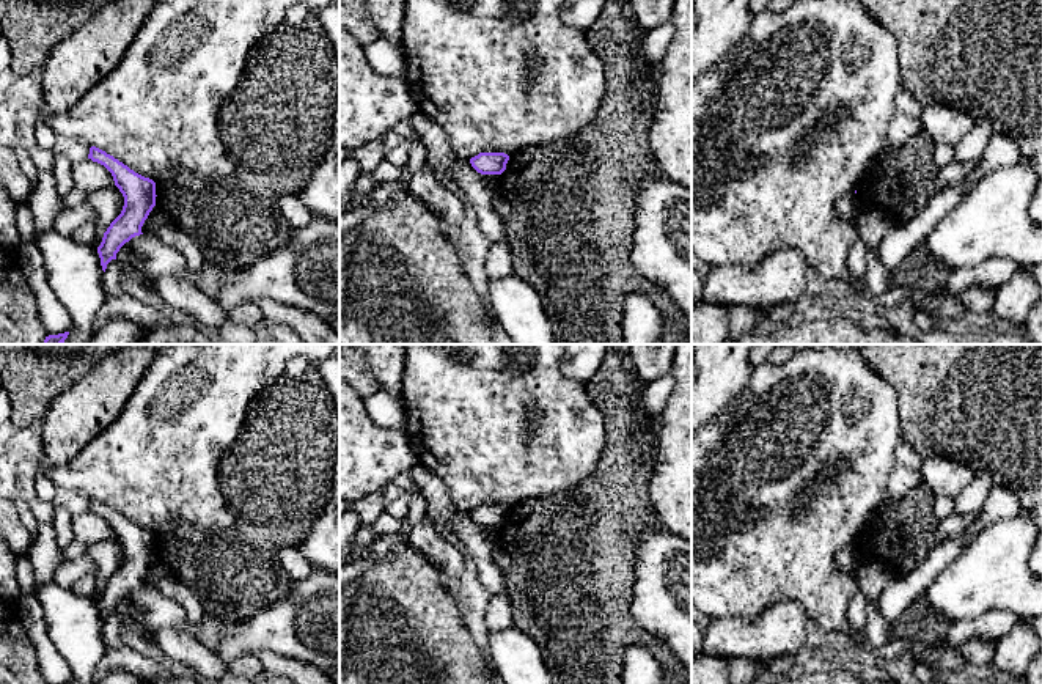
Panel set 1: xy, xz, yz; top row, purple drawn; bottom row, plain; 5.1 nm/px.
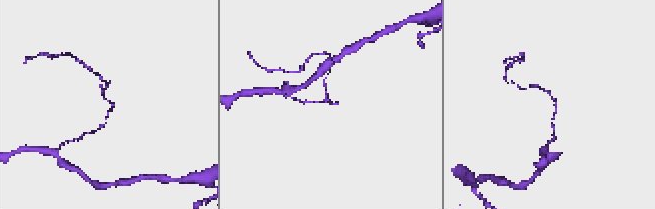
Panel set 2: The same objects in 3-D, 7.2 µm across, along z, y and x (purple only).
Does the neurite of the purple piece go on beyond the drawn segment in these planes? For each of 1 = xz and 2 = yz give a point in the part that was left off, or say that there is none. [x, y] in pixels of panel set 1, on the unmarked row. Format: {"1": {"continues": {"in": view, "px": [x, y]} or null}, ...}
{"1": {"continues": null}, "2": {"continues": null}}

